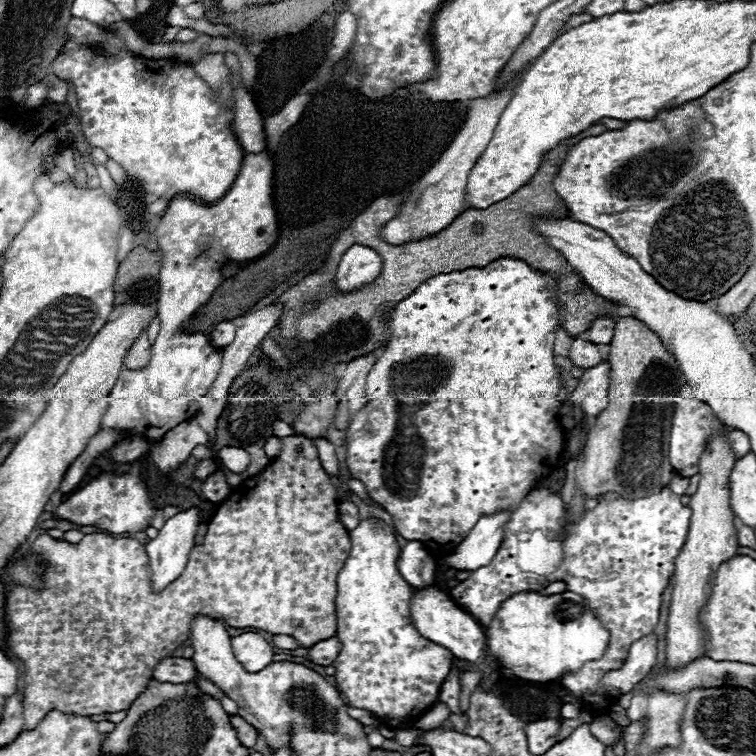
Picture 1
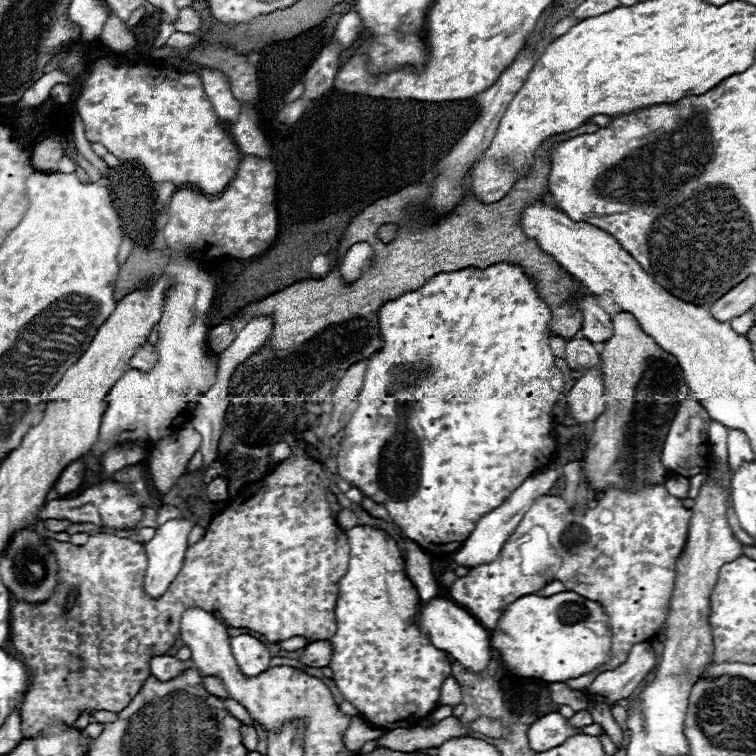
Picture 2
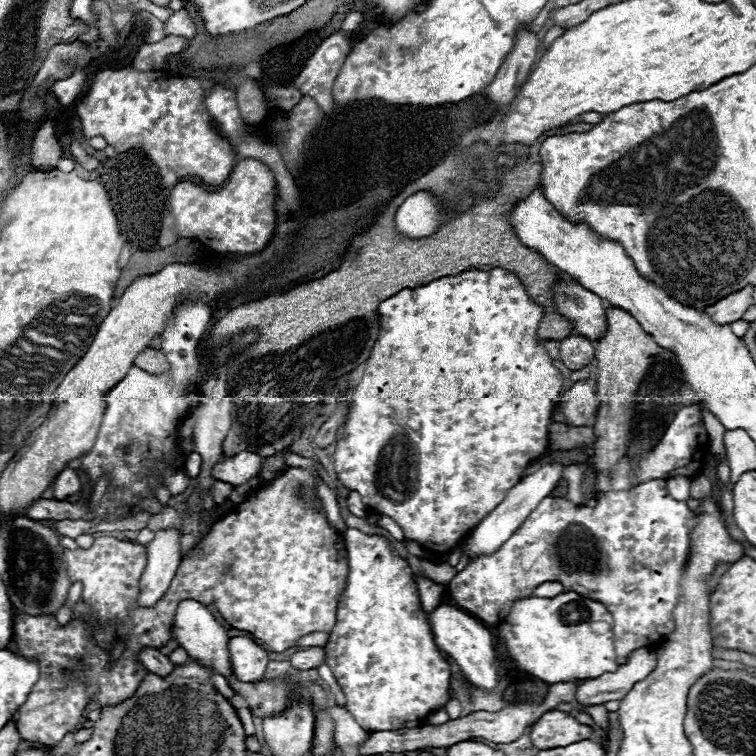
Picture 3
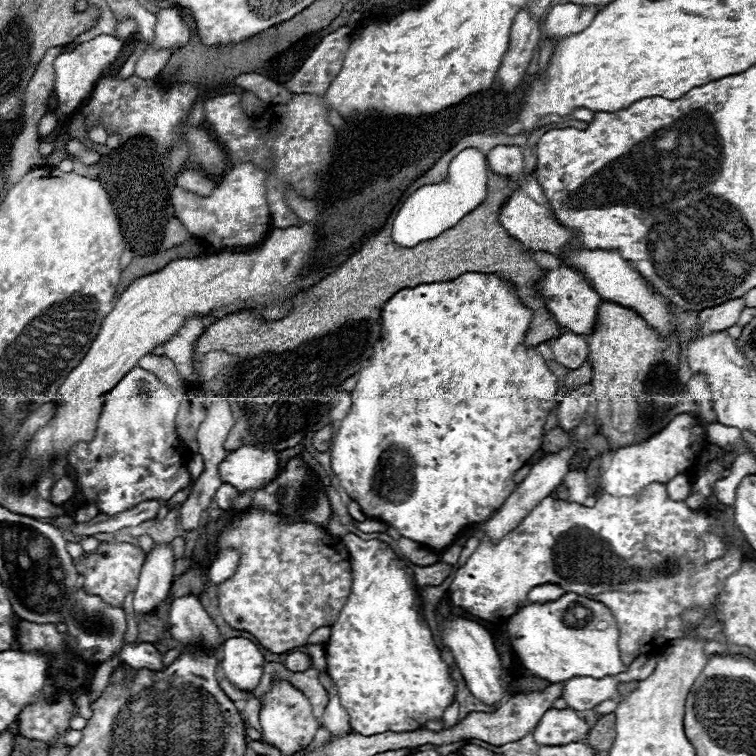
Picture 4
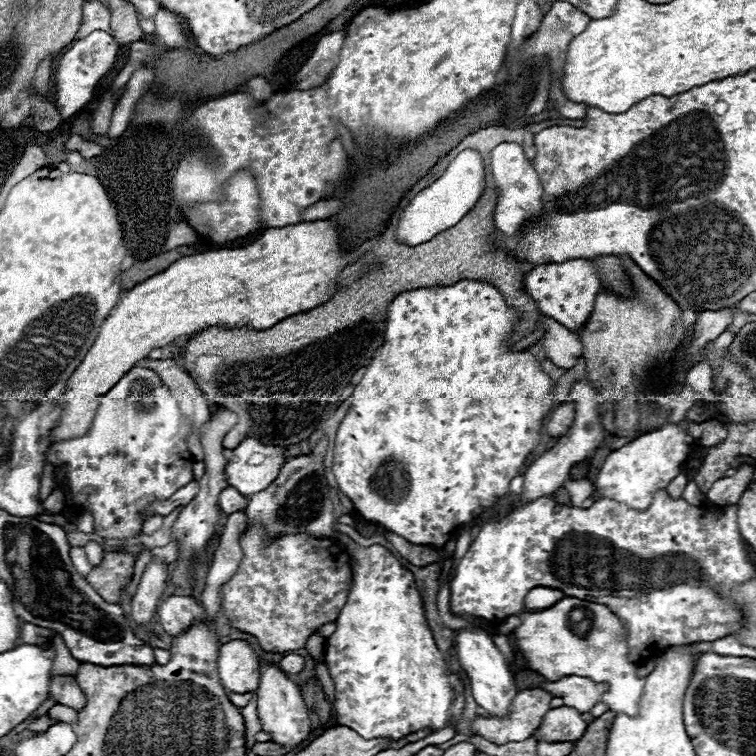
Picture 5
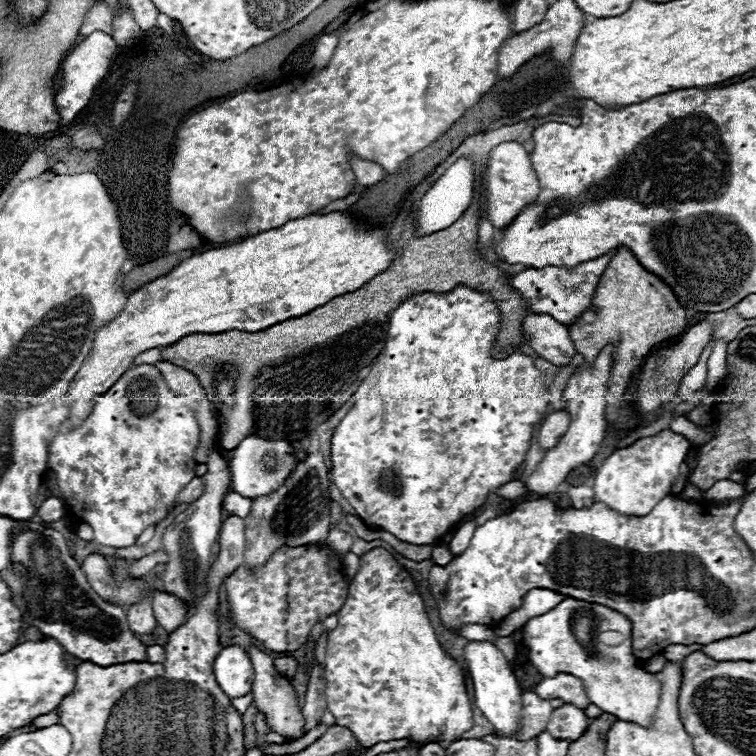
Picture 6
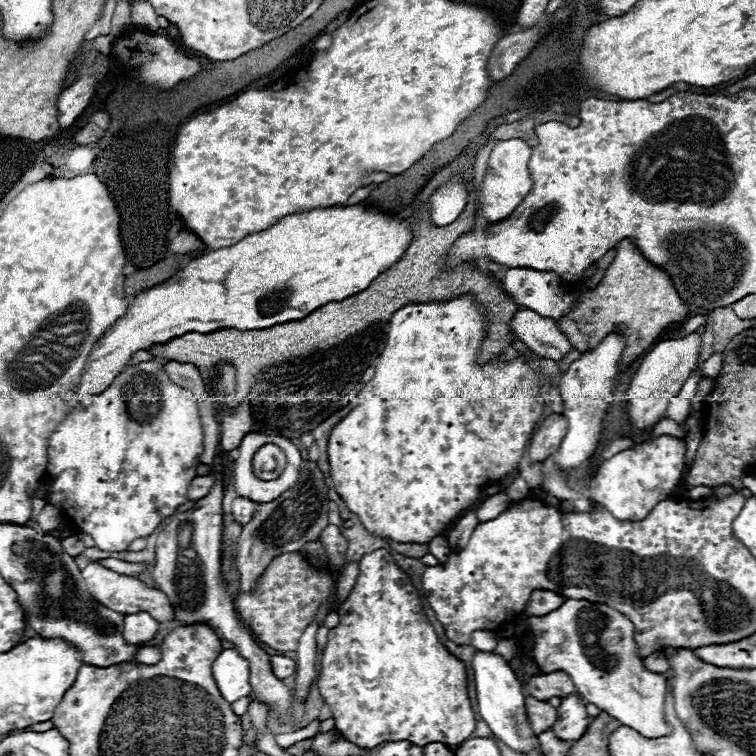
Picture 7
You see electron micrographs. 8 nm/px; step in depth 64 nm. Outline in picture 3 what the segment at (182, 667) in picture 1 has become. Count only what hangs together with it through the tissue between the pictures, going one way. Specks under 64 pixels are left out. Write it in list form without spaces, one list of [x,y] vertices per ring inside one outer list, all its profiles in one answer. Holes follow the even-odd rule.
[[[144,648],[138,654],[138,662],[142,662],[142,666],[146,666],[148,672],[158,674],[158,676],[168,676],[172,672],[172,668],[174,668],[174,664],[168,660],[168,656],[164,656],[156,648]]]

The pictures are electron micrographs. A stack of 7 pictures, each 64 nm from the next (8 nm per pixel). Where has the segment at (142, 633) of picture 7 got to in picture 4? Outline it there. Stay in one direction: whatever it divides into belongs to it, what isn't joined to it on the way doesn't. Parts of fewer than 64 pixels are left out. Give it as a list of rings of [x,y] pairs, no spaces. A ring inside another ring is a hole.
[[[168,544],[154,546],[142,566],[138,586],[134,590],[132,608],[138,616],[152,612],[168,596],[172,572],[174,572],[172,548]]]

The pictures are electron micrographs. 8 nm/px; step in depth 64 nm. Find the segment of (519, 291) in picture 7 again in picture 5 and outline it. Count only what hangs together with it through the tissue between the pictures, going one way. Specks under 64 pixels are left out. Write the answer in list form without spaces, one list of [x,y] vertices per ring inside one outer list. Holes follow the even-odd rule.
[[[570,260],[564,264],[536,266],[524,276],[524,290],[538,304],[538,310],[568,330],[578,330],[594,308],[594,300],[600,288],[600,276],[596,262],[590,260]]]

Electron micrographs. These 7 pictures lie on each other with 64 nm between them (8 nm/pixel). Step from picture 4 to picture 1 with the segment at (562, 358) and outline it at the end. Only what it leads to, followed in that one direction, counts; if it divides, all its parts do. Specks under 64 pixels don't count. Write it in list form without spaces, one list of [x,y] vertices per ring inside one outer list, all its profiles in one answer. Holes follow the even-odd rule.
[[[576,338],[576,340],[572,342],[568,358],[570,358],[572,364],[578,366],[578,368],[592,368],[592,366],[596,366],[598,362],[602,362],[596,344],[592,344],[592,342],[588,342],[588,340],[580,340],[580,338]]]

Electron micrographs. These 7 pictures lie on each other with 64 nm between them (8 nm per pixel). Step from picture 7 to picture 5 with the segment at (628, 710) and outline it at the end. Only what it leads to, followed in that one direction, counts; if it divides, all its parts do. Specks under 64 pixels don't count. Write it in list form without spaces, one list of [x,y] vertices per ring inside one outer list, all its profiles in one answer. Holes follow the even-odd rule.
[[[566,596],[542,612],[522,614],[522,624],[518,628],[514,628],[514,636],[516,636],[516,644],[518,644],[520,652],[528,660],[530,668],[536,670],[540,676],[544,676],[546,680],[556,680],[556,678],[574,674],[574,676],[590,678],[596,684],[608,684],[608,690],[602,694],[600,702],[604,702],[616,714],[624,712],[630,716],[638,716],[640,698],[644,694],[646,678],[636,676],[636,664],[628,660],[628,646],[624,642],[626,628],[622,626],[620,618],[608,606]]]

